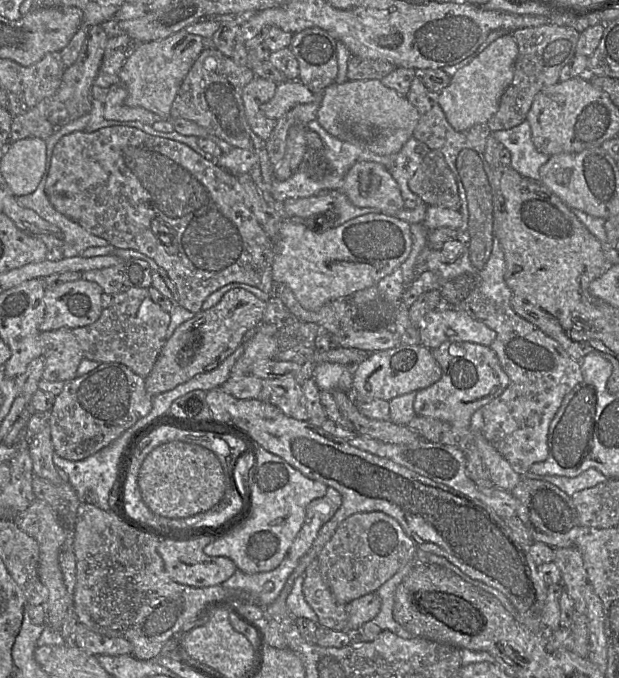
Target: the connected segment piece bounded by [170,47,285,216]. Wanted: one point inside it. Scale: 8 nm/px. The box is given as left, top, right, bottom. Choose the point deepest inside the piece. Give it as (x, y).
(210, 95)

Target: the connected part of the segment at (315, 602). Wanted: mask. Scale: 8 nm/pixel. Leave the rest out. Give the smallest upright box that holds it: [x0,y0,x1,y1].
[303,559,348,631]

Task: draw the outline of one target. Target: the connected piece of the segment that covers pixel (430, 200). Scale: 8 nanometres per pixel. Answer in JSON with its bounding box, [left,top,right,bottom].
[408,150,461,211]

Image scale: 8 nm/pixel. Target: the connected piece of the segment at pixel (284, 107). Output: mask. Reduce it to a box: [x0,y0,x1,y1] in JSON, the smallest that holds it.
[261,80,318,120]

